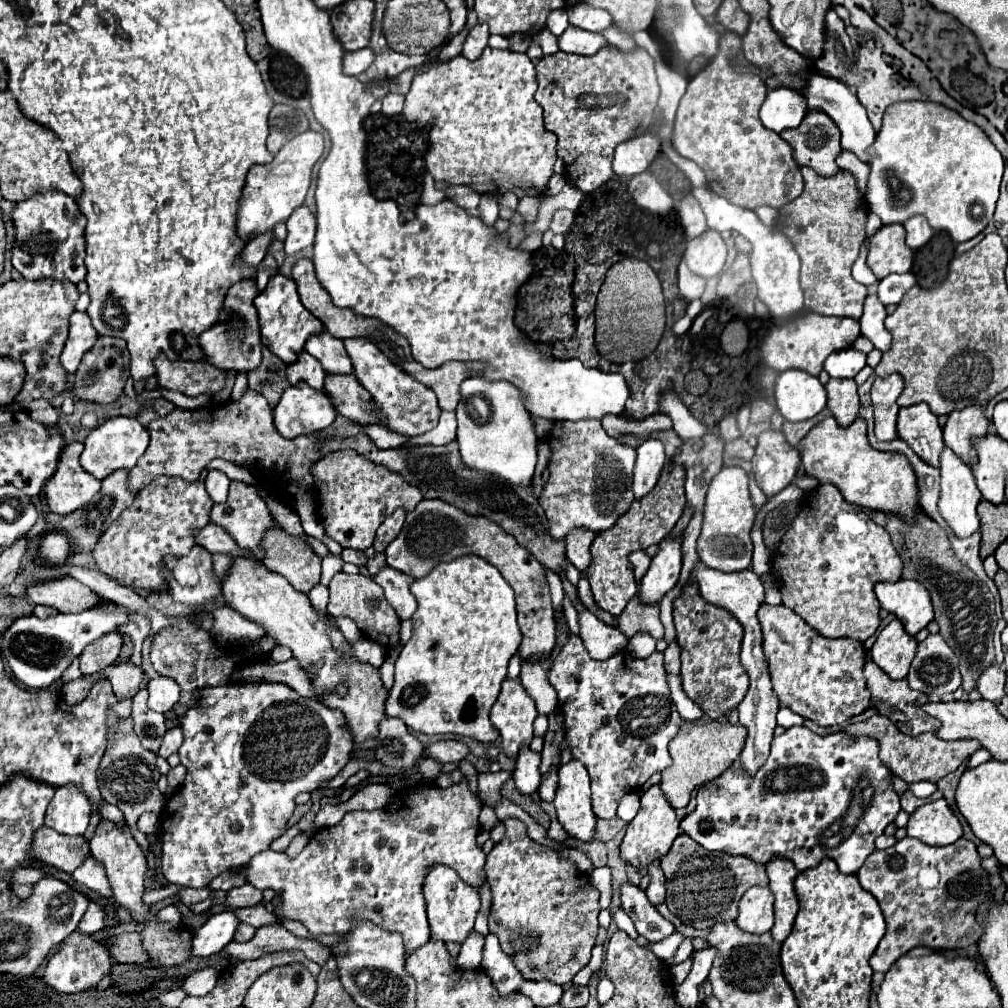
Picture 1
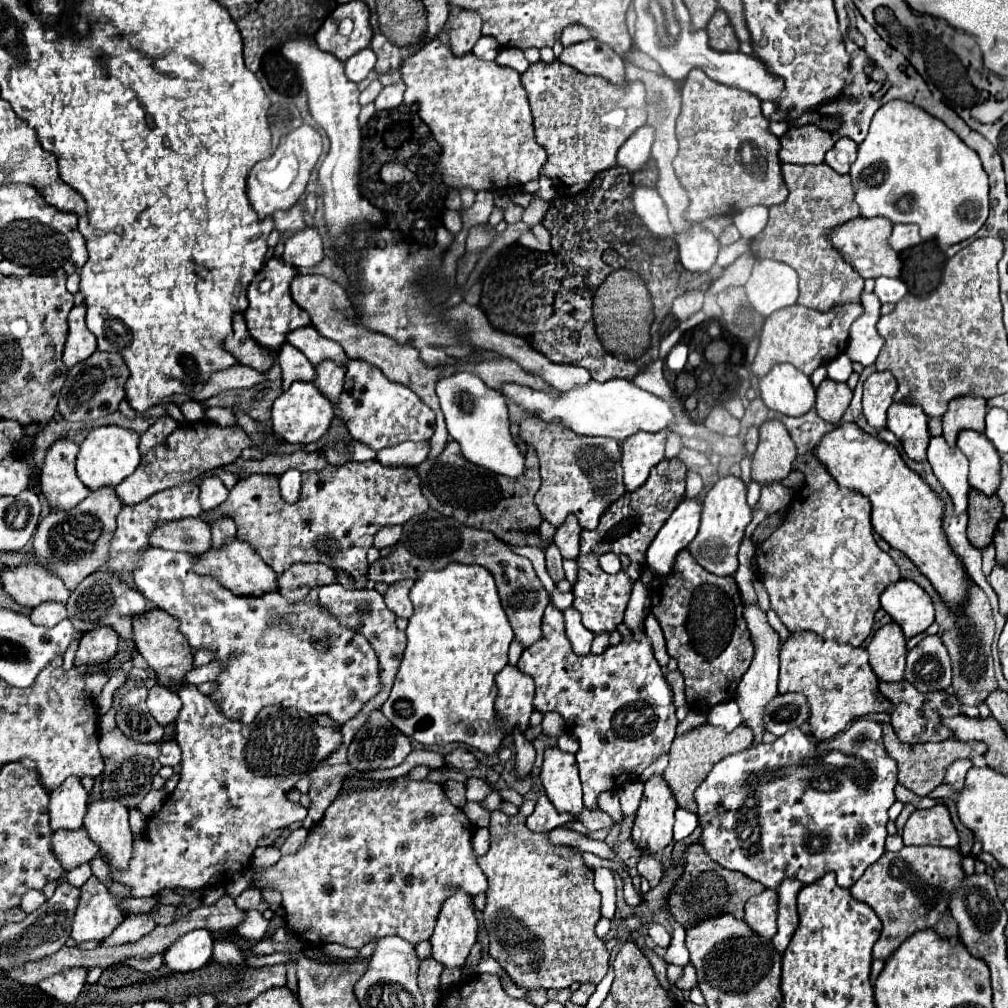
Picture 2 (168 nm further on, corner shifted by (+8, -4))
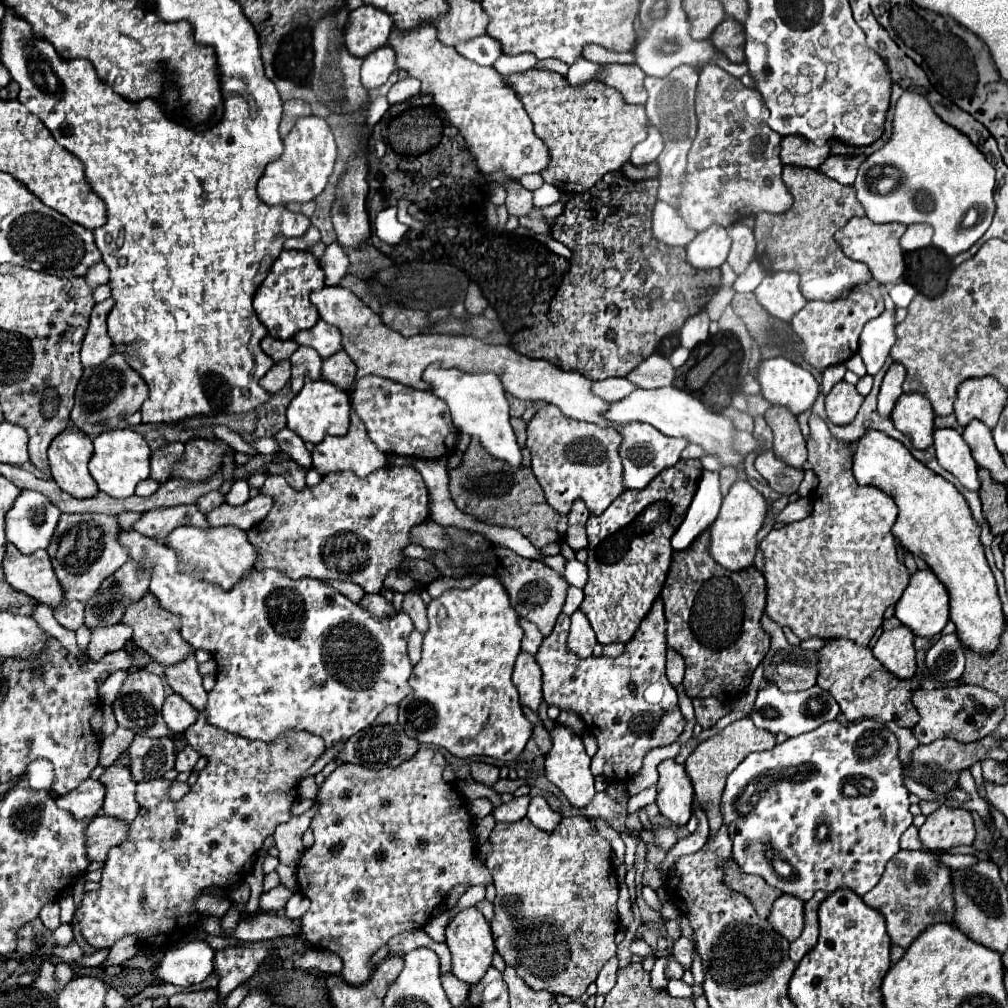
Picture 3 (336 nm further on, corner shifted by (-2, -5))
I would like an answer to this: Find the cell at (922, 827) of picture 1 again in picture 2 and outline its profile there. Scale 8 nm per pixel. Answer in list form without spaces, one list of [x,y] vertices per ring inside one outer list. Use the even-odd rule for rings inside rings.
[[[937,803],[931,809],[917,809],[903,829],[905,845],[941,845],[957,847],[959,833],[951,821],[949,809]]]

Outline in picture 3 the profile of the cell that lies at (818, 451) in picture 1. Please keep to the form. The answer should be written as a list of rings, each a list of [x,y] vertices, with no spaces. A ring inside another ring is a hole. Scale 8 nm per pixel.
[[[867,430],[857,442],[851,444],[853,448],[853,474],[859,484],[869,484],[885,494],[889,494],[897,508],[897,520],[893,524],[893,536],[901,542],[903,548],[907,548],[913,556],[921,558],[927,562],[927,566],[933,570],[933,574],[945,584],[949,592],[949,616],[951,622],[957,626],[957,636],[963,640],[965,646],[969,646],[975,652],[993,652],[999,646],[999,636],[1005,626],[1005,616],[1001,610],[1001,600],[997,596],[997,586],[995,578],[991,574],[991,568],[987,566],[983,546],[979,542],[979,524],[971,518],[971,510],[965,502],[965,498],[959,494],[959,490],[929,470],[925,464],[915,460],[911,452],[899,442],[893,440],[891,436],[877,432],[877,430]]]

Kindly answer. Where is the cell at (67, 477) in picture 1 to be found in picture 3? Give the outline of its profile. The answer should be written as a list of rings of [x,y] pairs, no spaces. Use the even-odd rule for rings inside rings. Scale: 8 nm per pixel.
[[[67,428],[49,446],[49,466],[53,480],[73,498],[93,498],[99,492],[87,470],[91,454],[91,438],[77,428]]]

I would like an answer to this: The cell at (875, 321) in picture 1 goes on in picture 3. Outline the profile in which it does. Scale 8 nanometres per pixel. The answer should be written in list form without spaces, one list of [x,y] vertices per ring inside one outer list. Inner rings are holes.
[[[883,310],[863,326],[859,336],[859,356],[867,366],[867,374],[875,376],[881,370],[895,340],[895,310]]]

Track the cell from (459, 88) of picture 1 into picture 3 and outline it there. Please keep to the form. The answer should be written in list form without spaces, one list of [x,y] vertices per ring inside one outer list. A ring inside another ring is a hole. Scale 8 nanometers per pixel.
[[[425,24],[413,32],[401,32],[395,38],[391,36],[389,44],[395,46],[397,68],[407,70],[411,76],[397,80],[391,86],[387,94],[389,104],[399,104],[417,96],[421,86],[421,94],[431,94],[433,104],[443,110],[445,118],[465,138],[467,150],[473,154],[479,172],[485,176],[503,172],[507,178],[519,180],[521,176],[539,174],[547,168],[551,160],[549,148],[535,136],[533,122],[521,100],[515,96],[513,86],[507,86],[507,80],[501,78],[493,66],[483,68],[461,56],[455,48],[443,46],[433,24]]]

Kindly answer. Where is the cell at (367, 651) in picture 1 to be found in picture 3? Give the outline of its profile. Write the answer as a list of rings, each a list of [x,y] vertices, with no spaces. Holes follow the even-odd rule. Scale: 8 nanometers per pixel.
[[[121,532],[123,538],[123,544],[127,546],[129,550],[129,556],[143,568],[149,572],[151,576],[151,588],[149,592],[161,602],[163,608],[175,612],[175,614],[181,614],[181,636],[193,646],[193,648],[203,648],[211,654],[215,654],[215,662],[217,662],[217,684],[215,688],[209,692],[209,702],[207,702],[207,716],[209,716],[209,722],[217,728],[223,728],[223,730],[229,730],[233,734],[239,734],[239,736],[245,736],[249,740],[263,740],[263,742],[271,742],[275,740],[279,734],[287,732],[289,728],[295,728],[295,730],[307,730],[311,734],[317,734],[325,740],[325,746],[331,748],[333,742],[339,742],[339,740],[347,740],[351,738],[353,734],[357,734],[359,730],[367,728],[377,716],[379,712],[389,706],[389,704],[399,704],[409,692],[409,676],[411,676],[411,662],[407,658],[407,634],[413,630],[413,622],[407,614],[399,612],[397,618],[389,618],[389,620],[375,620],[371,618],[363,608],[359,608],[355,602],[351,602],[349,598],[345,598],[343,594],[339,594],[337,590],[321,584],[319,580],[313,580],[313,578],[299,578],[299,580],[291,580],[287,578],[283,572],[279,570],[253,570],[249,574],[249,578],[243,578],[243,582],[235,584],[231,590],[223,590],[215,584],[209,584],[205,580],[199,578],[199,574],[195,572],[181,572],[179,570],[179,554],[165,546],[163,542],[157,542],[153,538],[147,538],[139,532]]]

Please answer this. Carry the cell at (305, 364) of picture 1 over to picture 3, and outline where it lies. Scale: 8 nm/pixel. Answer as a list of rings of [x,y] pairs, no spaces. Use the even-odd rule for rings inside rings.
[[[299,346],[291,354],[289,360],[291,360],[291,390],[295,394],[303,388],[305,378],[311,378],[311,380],[319,380],[321,378],[323,360],[319,358],[319,354],[313,348]]]

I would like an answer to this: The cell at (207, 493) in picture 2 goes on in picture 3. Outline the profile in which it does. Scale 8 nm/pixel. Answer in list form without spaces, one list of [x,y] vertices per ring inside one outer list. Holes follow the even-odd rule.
[[[235,480],[231,490],[225,496],[225,502],[231,504],[231,506],[241,506],[247,500],[249,500],[249,486],[247,486],[247,482],[245,480]]]

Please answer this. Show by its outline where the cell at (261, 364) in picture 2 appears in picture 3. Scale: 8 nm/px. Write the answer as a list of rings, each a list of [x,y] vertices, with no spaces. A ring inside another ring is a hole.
[[[265,336],[265,338],[261,340],[261,348],[263,348],[263,352],[265,352],[269,358],[273,358],[273,362],[277,364],[277,362],[289,358],[299,346],[297,346],[295,340],[287,340],[287,342],[285,342],[285,340],[275,340],[275,338],[271,338],[271,336]]]

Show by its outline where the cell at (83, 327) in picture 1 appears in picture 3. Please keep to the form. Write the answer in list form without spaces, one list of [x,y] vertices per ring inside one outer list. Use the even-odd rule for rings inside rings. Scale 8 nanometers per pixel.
[[[111,298],[93,306],[93,312],[89,318],[89,330],[85,334],[83,348],[81,348],[83,366],[97,366],[103,360],[107,360],[113,352],[113,342],[107,336],[107,324],[105,324],[111,306],[113,306]]]

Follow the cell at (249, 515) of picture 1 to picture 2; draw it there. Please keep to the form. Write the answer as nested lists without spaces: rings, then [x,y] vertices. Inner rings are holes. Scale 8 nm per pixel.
[[[351,461],[349,465],[343,465],[343,467],[327,465],[327,467],[321,469],[321,471],[303,473],[303,487],[301,487],[301,497],[299,497],[297,503],[287,503],[287,501],[281,497],[281,493],[279,493],[279,479],[277,479],[275,475],[251,475],[251,477],[245,477],[245,479],[241,479],[241,481],[235,485],[235,489],[231,489],[229,499],[227,499],[223,505],[219,505],[217,509],[205,511],[201,517],[203,517],[207,523],[211,523],[213,519],[217,519],[217,517],[221,517],[221,515],[231,515],[231,517],[235,519],[235,523],[237,523],[237,539],[251,543],[251,545],[257,549],[257,553],[261,555],[261,559],[277,573],[277,577],[279,577],[285,569],[289,569],[291,565],[295,565],[295,563],[325,563],[325,565],[329,565],[331,569],[335,569],[335,571],[339,571],[339,573],[341,573],[341,571],[347,573],[347,575],[355,581],[355,587],[363,589],[363,587],[367,585],[367,569],[369,569],[367,551],[373,547],[373,537],[375,537],[375,533],[377,533],[379,529],[383,529],[383,527],[403,525],[403,523],[407,523],[411,517],[421,515],[421,513],[425,513],[427,509],[429,509],[429,501],[427,501],[427,499],[423,497],[423,493],[421,493],[421,481],[419,481],[419,477],[417,477],[415,467],[385,467],[385,465],[381,465],[379,461],[365,461],[365,463]]]

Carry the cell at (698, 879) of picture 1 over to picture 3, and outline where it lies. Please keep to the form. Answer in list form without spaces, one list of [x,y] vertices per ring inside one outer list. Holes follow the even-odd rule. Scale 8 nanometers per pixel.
[[[725,860],[721,864],[723,868],[723,884],[737,894],[743,894],[755,908],[759,918],[767,918],[769,910],[771,910],[771,902],[781,894],[781,890],[769,886],[763,878],[759,876],[751,876],[739,870],[739,866],[735,866],[733,860]]]

